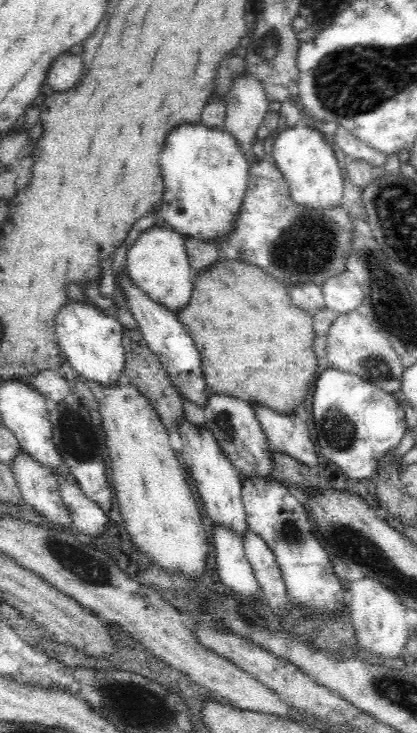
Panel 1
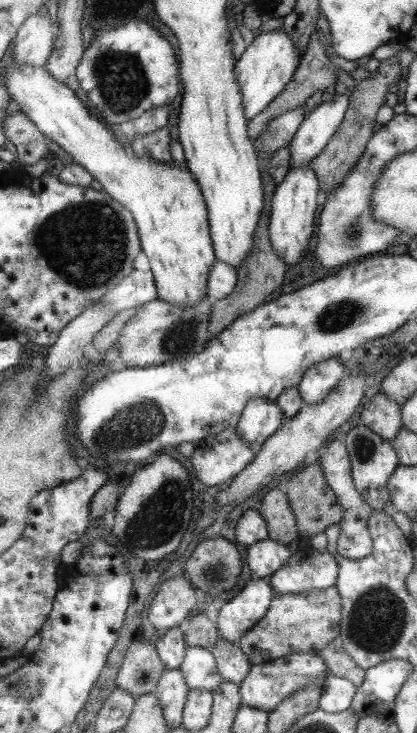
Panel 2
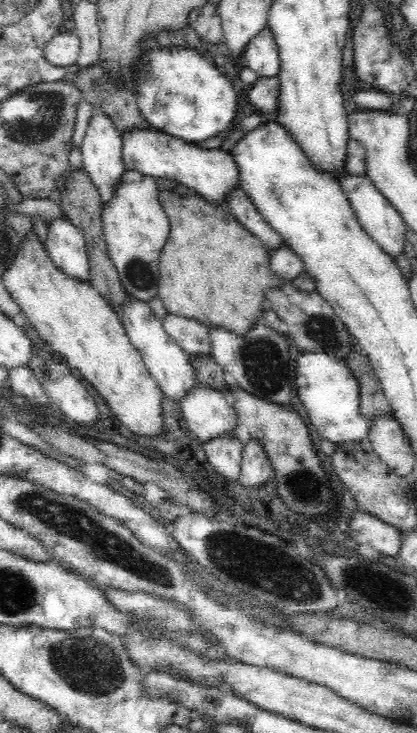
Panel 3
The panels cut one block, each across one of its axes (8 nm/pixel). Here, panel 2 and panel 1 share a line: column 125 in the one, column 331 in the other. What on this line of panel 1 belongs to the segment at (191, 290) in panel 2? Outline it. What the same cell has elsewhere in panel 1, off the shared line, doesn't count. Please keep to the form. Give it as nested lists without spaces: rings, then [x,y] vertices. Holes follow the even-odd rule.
[[[300,120],[298,126],[284,130],[276,136],[270,160],[284,176],[284,182],[288,182],[288,190],[296,206],[310,210],[328,210],[342,206],[342,196],[344,196],[342,172],[338,168],[332,144],[322,132],[304,126]]]

